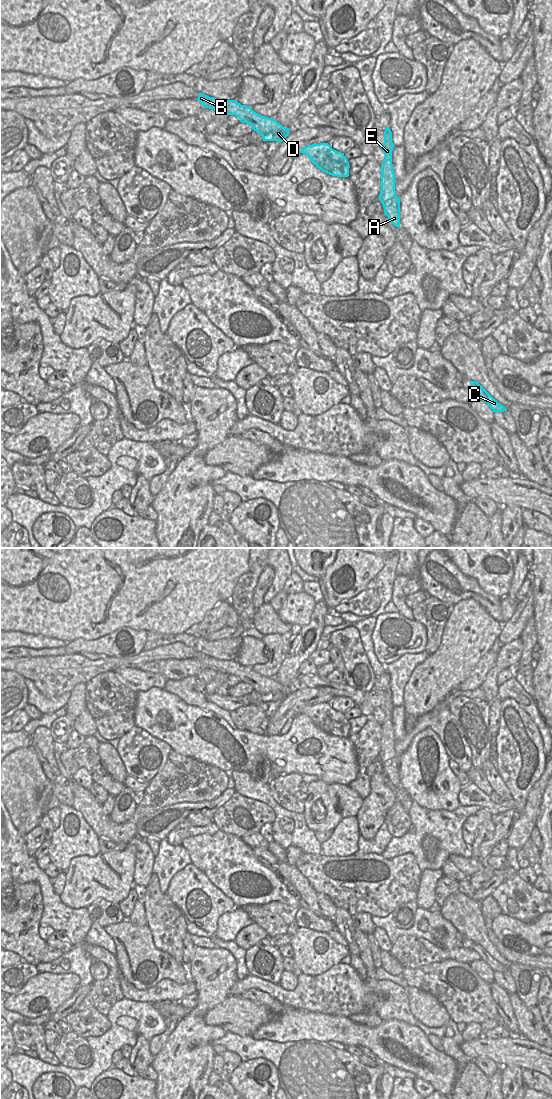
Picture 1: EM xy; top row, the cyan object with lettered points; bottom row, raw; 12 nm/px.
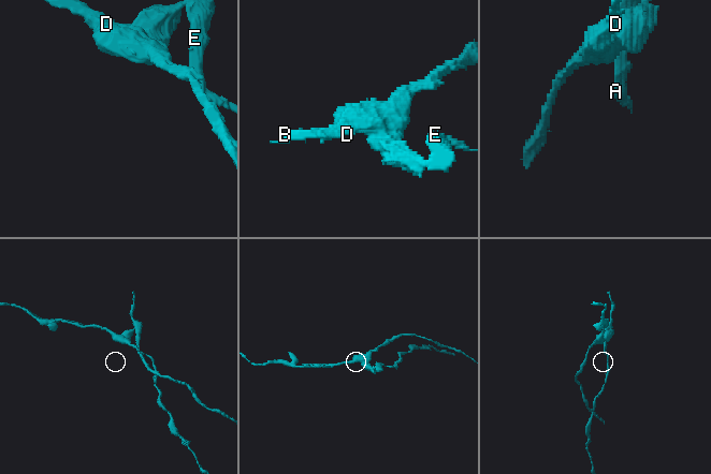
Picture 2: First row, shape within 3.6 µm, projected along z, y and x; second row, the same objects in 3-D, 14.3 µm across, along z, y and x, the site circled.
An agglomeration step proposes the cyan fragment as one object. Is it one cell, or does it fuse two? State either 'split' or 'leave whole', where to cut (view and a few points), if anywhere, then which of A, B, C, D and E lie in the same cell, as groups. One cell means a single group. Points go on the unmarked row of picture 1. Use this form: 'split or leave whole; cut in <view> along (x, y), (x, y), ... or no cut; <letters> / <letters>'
split; cut in xy along (322, 703), (319, 704); A C E / B D

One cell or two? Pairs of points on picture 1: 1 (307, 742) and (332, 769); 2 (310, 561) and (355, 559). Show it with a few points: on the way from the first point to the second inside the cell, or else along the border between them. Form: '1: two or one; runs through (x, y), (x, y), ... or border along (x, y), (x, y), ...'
1: one; runs through (314, 749), (328, 762)
2: two; border along (335, 558), (321, 577)

